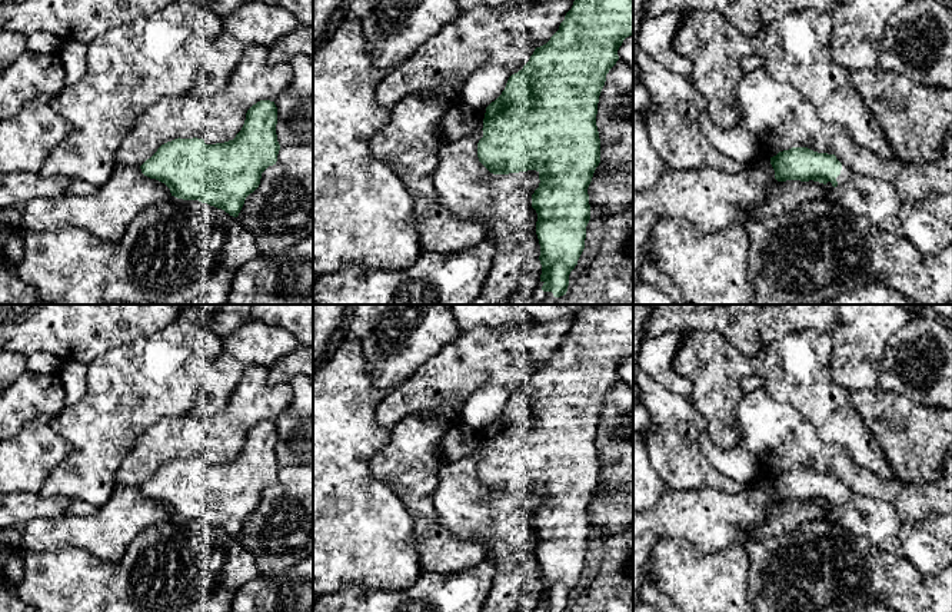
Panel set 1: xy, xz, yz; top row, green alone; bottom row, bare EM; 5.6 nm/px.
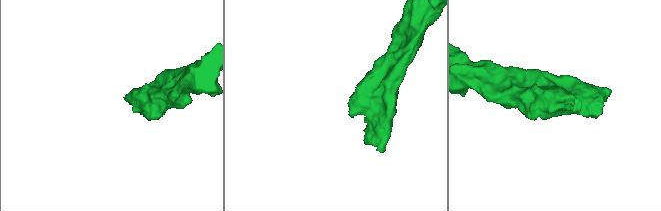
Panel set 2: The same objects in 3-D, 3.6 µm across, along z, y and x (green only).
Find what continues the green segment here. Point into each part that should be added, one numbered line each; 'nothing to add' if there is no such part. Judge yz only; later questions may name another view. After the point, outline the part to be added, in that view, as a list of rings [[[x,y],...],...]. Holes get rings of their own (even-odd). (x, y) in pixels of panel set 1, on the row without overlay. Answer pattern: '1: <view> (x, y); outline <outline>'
1: yz (926, 544); outline [[[845,485],[836,502],[836,508],[826,503],[825,520],[906,558],[921,573],[938,573],[952,565],[952,515],[903,522],[889,503],[856,495]]]

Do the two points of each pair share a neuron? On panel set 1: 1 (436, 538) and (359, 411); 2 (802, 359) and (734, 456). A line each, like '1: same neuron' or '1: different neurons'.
1: different neurons
2: different neurons

